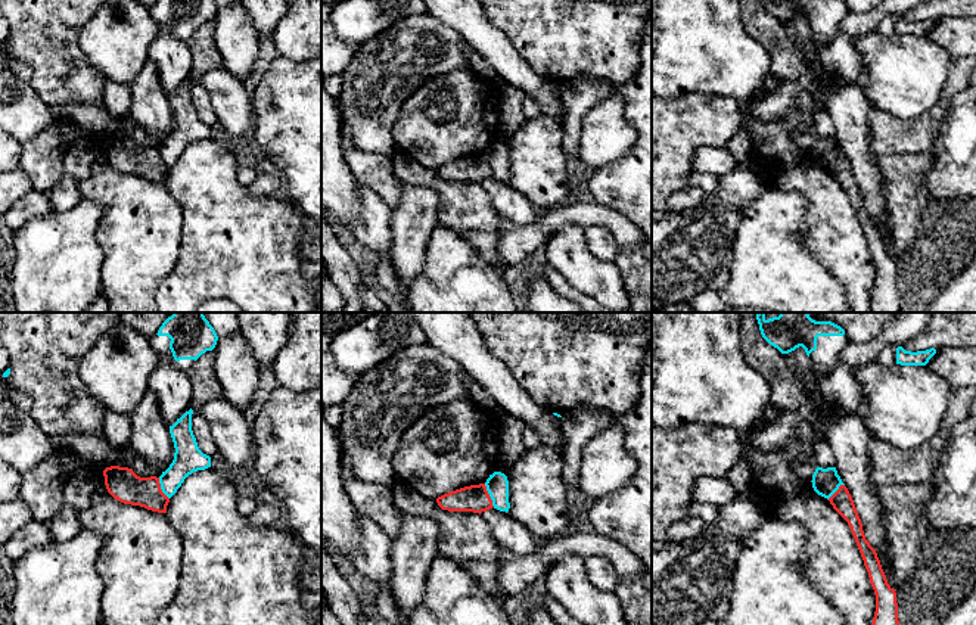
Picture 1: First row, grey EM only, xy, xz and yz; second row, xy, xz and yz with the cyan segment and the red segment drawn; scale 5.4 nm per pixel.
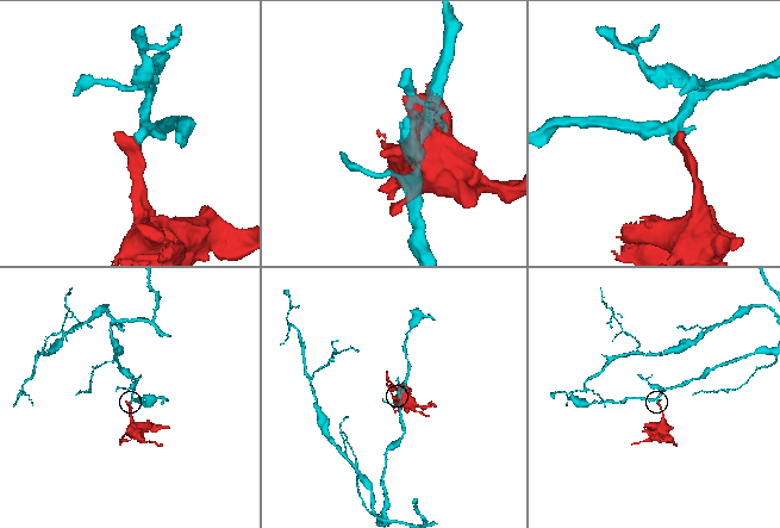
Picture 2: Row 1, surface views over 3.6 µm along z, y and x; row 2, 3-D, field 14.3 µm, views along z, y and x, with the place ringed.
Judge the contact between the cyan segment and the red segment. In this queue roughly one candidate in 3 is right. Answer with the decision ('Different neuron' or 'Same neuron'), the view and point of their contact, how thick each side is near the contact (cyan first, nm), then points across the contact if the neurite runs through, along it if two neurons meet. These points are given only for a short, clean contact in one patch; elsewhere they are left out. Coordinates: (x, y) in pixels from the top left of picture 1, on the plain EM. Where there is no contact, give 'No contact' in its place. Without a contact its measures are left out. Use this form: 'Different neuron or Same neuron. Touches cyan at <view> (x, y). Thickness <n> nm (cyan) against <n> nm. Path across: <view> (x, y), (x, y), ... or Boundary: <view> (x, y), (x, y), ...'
Different neuron. Touches cyan at xz (490, 165). Thickness 130 nm (cyan) against 150 nm. Boundary: xz (484, 154), (494, 176)

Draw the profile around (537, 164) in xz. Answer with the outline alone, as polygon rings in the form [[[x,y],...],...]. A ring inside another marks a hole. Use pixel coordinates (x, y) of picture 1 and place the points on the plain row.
[[[540,114],[526,119],[506,143],[510,172],[507,184],[535,208],[566,205],[571,195],[562,150],[563,134],[560,121]]]

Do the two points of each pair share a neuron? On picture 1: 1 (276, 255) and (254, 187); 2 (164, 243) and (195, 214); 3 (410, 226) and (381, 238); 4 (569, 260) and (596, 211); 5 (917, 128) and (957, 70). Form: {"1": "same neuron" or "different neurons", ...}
{"1": "different neurons", "2": "different neurons", "3": "different neurons", "4": "different neurons", "5": "same neuron"}

